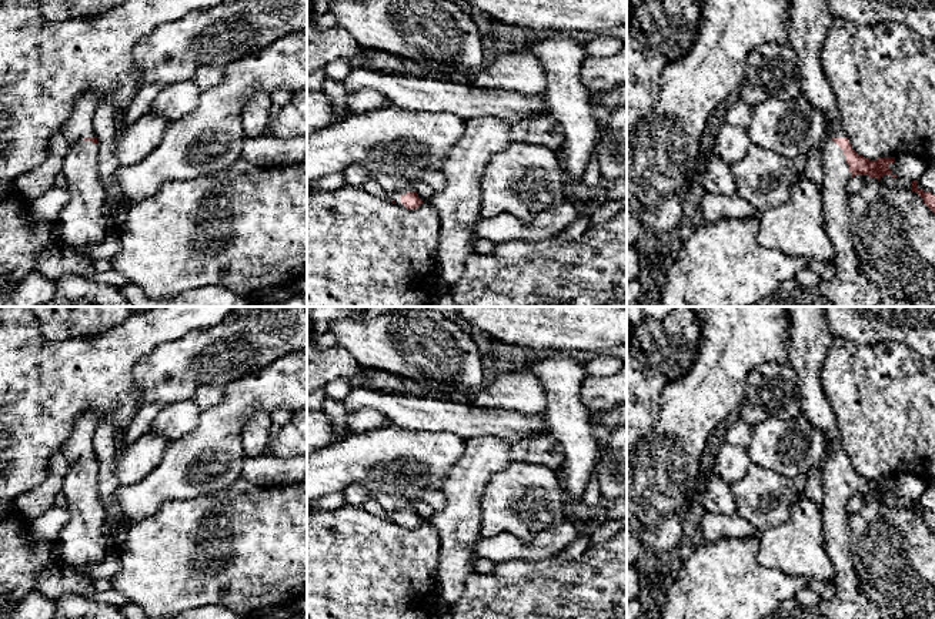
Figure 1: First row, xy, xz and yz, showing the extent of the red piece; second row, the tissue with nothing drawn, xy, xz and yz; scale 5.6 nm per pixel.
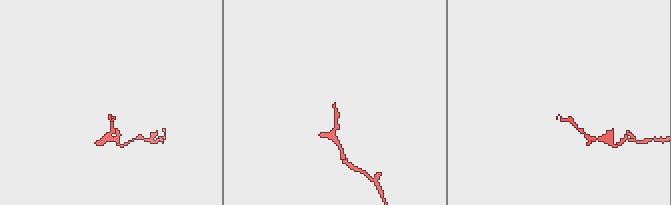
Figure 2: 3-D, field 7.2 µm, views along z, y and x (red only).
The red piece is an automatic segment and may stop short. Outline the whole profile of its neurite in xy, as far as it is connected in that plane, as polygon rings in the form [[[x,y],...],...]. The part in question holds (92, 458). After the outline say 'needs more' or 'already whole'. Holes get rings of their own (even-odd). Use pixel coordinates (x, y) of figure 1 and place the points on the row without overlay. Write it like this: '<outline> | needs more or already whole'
[[[96,412],[80,415],[61,446],[69,462],[63,476],[63,493],[70,519],[60,531],[57,543],[66,563],[84,569],[100,562],[108,552],[104,539],[104,509],[98,493],[98,466],[93,435],[100,418]]] | needs more

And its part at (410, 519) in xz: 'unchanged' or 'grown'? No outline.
grown

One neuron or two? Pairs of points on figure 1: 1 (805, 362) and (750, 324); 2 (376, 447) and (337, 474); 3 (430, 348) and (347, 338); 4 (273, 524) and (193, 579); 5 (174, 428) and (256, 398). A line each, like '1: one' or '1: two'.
1: two
2: one
3: one
4: one
5: two

